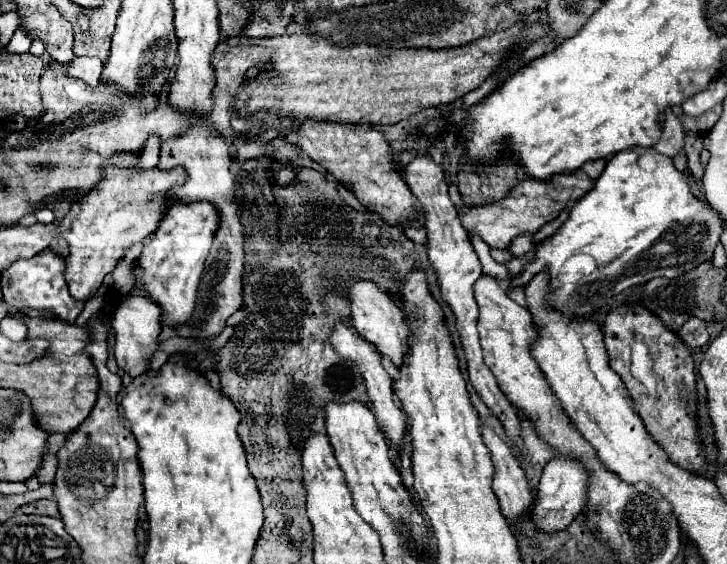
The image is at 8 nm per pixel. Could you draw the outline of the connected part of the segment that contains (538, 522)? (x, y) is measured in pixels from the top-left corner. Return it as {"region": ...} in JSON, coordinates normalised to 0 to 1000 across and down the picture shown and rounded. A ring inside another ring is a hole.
{"region":[[[759,814],[748,828],[748,839],[740,856],[740,878],[729,902],[729,920],[737,931],[737,938],[748,945],[776,941],[806,892],[806,856],[809,856],[809,835],[798,828],[792,814]]]}

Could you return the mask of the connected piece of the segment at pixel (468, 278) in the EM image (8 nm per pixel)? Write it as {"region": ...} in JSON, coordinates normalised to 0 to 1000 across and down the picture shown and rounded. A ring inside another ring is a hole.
{"region":[[[580,275],[580,278],[572,278],[558,296],[556,317],[558,317],[564,339],[569,342],[569,349],[578,356],[578,363],[583,371],[583,406],[586,406],[586,417],[589,417],[589,431],[586,431],[589,463],[591,463],[594,477],[600,480],[600,491],[602,491],[605,527],[622,548],[622,555],[627,562],[627,583],[633,590],[633,608],[635,608],[635,619],[638,619],[638,629],[641,629],[641,647],[644,647],[644,672],[646,672],[652,693],[666,711],[666,718],[691,746],[699,778],[715,796],[715,807],[721,807],[721,782],[718,782],[715,743],[710,736],[710,725],[696,707],[696,700],[688,693],[677,658],[666,647],[666,637],[663,637],[663,619],[660,619],[660,601],[657,601],[657,583],[655,583],[657,541],[655,541],[655,530],[652,530],[652,502],[663,488],[663,473],[660,473],[657,452],[649,441],[644,410],[638,406],[638,399],[630,385],[630,374],[624,371],[624,363],[616,349],[616,324],[611,317],[608,296],[600,293],[594,285],[594,278]]]}

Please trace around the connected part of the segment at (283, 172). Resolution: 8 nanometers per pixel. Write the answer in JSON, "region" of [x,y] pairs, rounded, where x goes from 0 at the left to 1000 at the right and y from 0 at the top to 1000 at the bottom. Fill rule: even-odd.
{"region":[[[388,293],[385,300],[377,300],[377,303],[374,303],[374,317],[377,317],[377,324],[385,328],[385,332],[396,328],[396,324],[404,317],[404,296]]]}

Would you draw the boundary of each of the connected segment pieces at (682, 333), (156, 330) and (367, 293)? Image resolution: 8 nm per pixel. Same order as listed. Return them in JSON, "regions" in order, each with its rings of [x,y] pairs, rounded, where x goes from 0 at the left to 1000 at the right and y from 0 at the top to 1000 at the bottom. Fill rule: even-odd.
{"regions":[[[[952,562],[946,566],[946,573],[938,576],[938,583],[930,590],[935,598],[938,608],[944,608],[946,615],[968,615],[974,608],[974,587],[971,587],[971,573]]],[[[176,523],[157,548],[157,555],[151,562],[151,576],[160,587],[157,633],[160,633],[162,651],[168,651],[182,672],[204,661],[212,622],[217,622],[217,612],[220,612],[220,590],[223,590],[220,544],[212,534],[206,534],[204,527]]],[[[492,498],[481,512],[481,544],[484,544],[484,576],[487,576],[487,583],[501,601],[506,601],[517,615],[517,622],[523,622],[523,629],[534,633],[545,654],[553,651],[553,637],[564,619],[564,608],[561,608],[564,580],[558,576],[556,551],[550,544],[545,544],[539,527],[531,523],[528,516],[523,516],[514,502],[506,502],[506,498],[495,502]]]]}

